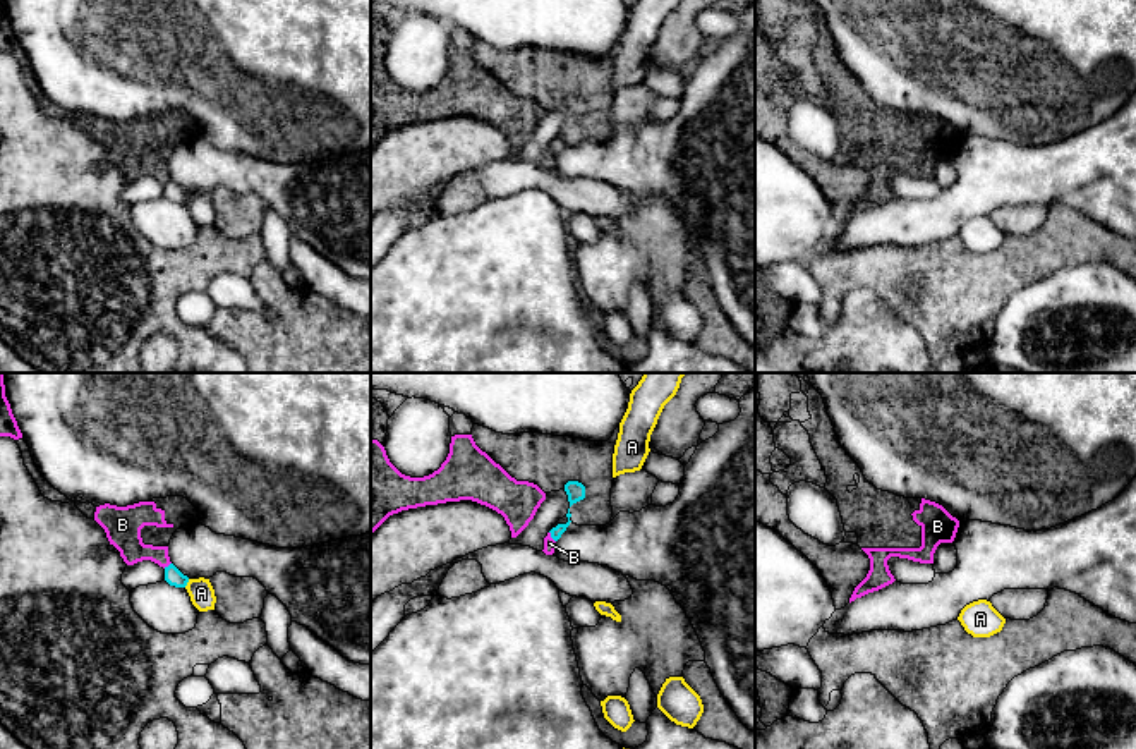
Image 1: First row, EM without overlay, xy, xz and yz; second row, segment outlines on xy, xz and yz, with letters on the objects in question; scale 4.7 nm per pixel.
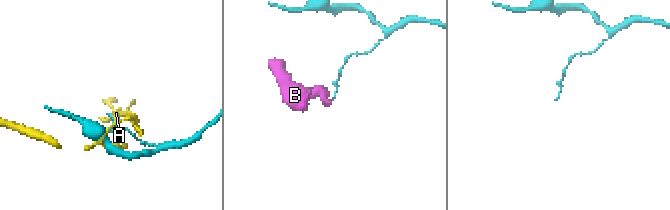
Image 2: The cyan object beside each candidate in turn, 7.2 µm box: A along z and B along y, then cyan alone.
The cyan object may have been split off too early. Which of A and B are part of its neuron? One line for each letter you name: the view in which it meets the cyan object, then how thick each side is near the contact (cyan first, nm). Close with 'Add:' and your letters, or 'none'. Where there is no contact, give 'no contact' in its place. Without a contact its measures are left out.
Add: none

